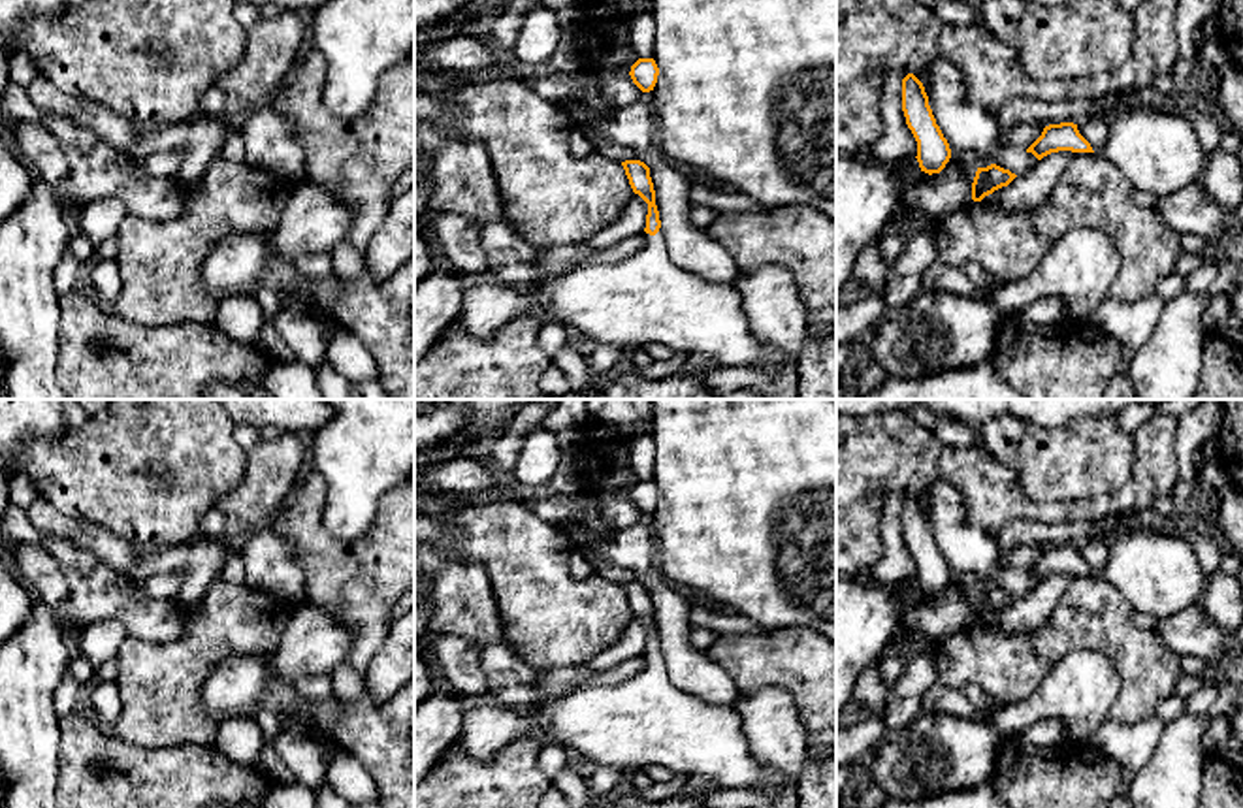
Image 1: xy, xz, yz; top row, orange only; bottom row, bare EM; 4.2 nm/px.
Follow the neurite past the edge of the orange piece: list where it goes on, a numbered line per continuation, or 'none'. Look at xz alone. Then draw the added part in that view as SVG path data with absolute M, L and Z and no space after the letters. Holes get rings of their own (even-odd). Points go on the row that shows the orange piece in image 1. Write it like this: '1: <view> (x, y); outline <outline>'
1: xz (643, 300); outline M661 232L652 235L642 250L614 264L580 264L561 277L544 277L527 288L514 288L492 277L469 279L458 275L463 303L460 322L476 341L490 341L508 322L524 316L542 316L574 328L597 345L618 345L623 350L663 345L706 360L714 367L755 365L774 371L782 356L755 341L740 296L733 286L712 284L678 267L665 249Z

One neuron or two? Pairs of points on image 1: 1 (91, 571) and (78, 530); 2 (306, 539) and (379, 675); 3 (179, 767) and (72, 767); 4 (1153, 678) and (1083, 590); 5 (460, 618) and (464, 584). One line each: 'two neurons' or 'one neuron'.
1: two neurons
2: two neurons
3: one neuron
4: one neuron
5: one neuron

